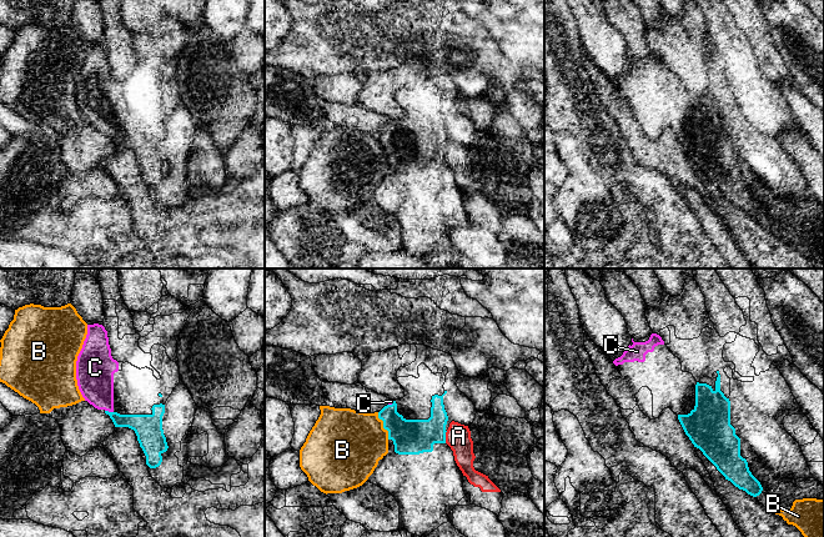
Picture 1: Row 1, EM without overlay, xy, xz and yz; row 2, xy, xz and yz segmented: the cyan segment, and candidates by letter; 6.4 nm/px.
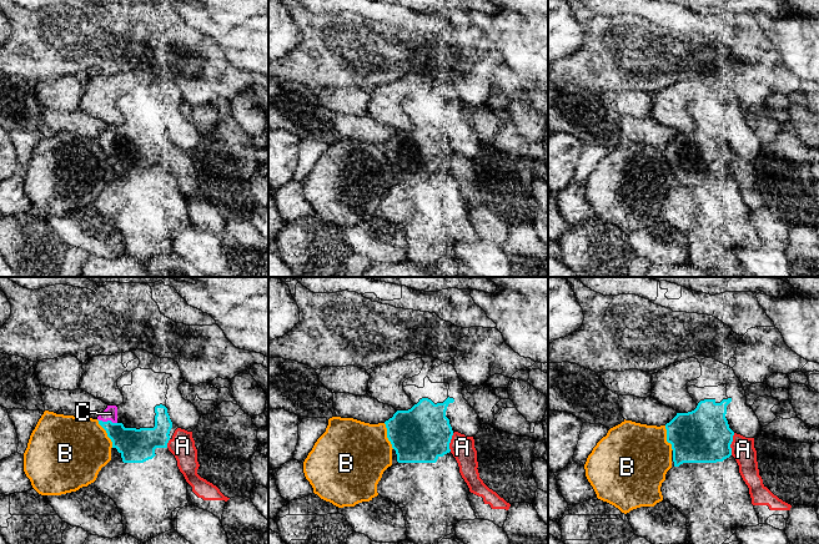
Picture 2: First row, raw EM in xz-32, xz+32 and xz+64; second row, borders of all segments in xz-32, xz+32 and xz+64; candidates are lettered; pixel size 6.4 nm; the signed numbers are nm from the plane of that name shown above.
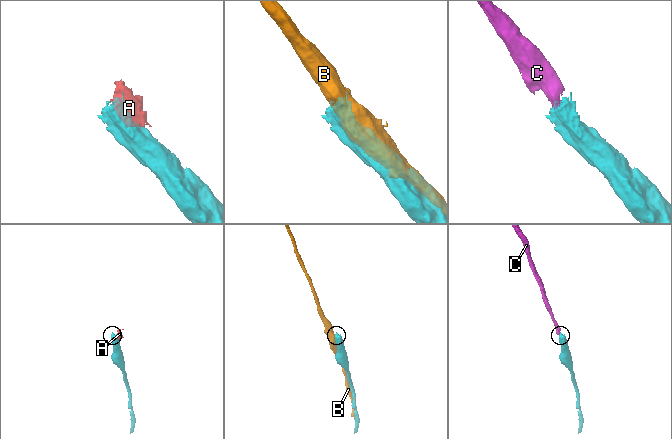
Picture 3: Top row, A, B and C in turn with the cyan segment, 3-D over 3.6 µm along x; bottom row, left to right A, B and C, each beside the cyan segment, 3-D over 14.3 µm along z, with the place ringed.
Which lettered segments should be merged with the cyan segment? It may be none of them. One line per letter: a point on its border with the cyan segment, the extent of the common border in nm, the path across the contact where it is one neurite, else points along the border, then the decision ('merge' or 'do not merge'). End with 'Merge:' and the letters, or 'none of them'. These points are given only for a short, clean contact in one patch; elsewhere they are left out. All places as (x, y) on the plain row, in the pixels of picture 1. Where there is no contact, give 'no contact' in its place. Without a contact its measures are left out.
A: xz (445, 157) | 80 nm | do not merge
B: xz (383, 146) | 190 nm | do not merge
C: xy (107, 131) | 60 nm | across xy (144, 145), (120, 141), (107, 131), (95, 95) | merge
Merge: C

